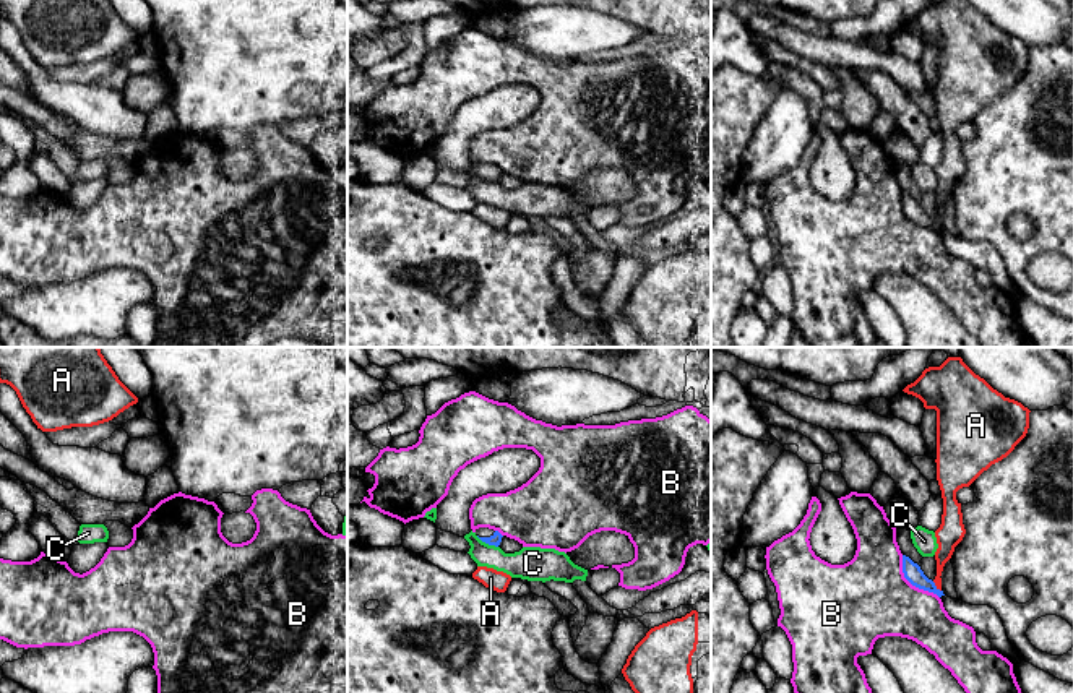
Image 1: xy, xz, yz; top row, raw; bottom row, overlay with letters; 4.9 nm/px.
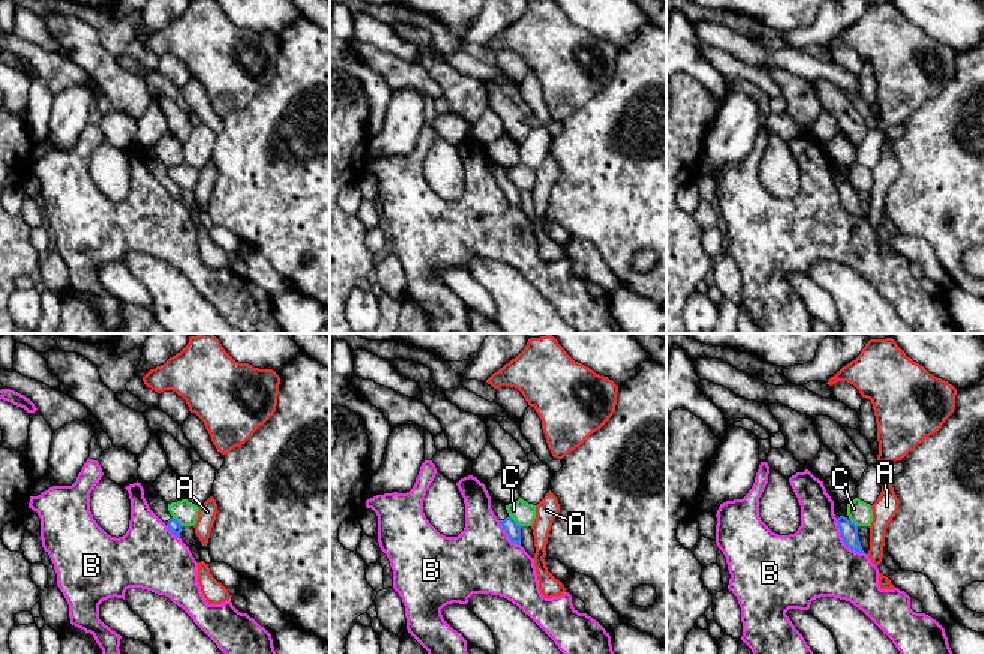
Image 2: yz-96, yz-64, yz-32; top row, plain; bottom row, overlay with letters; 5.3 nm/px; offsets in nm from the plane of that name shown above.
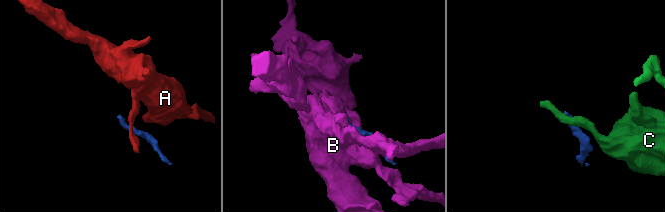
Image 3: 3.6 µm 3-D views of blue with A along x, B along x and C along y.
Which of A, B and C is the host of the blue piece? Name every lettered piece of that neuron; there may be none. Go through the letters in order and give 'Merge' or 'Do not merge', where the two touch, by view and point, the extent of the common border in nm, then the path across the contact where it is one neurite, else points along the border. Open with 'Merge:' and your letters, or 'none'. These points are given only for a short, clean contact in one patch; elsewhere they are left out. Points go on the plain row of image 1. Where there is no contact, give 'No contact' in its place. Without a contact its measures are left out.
Merge: none
A: Do not merge. Touches blue at yz (935, 223). Shared border 70 nm. Boundary: yz (932, 218), (940, 228)
B: Do not merge. Touches blue at yz (911, 219). Shared border 280 nm
C: Do not merge. Touches blue at xz (487, 179). Shared border 130 nm. Boundary: xz (476, 172), (497, 184)

